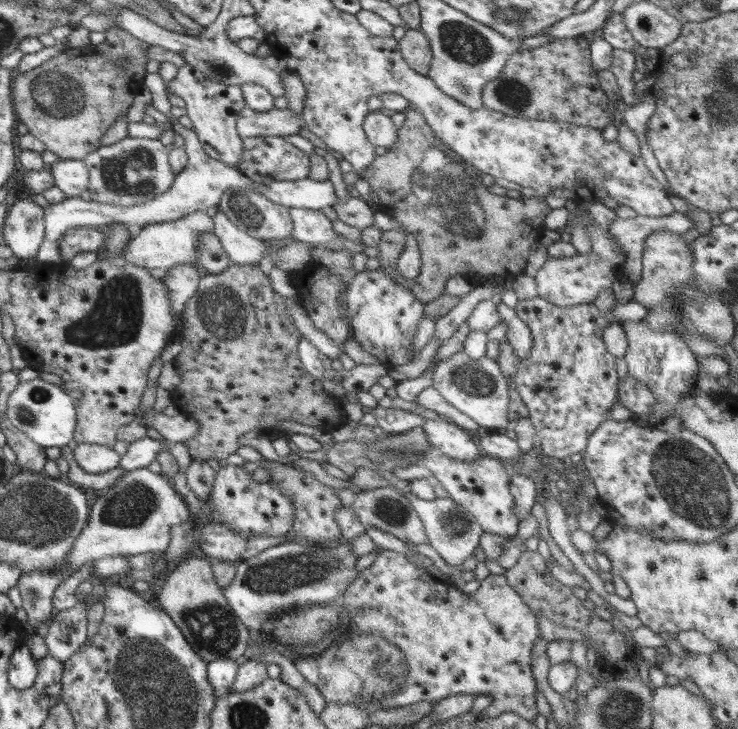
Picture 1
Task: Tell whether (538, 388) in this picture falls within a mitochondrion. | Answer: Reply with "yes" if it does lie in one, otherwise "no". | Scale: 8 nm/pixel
no

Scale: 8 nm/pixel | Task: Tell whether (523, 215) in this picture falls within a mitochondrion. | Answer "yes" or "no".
no

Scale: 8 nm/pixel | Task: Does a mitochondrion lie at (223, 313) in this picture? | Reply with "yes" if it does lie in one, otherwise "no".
yes

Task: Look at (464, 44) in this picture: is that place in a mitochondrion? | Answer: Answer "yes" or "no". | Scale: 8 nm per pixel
yes

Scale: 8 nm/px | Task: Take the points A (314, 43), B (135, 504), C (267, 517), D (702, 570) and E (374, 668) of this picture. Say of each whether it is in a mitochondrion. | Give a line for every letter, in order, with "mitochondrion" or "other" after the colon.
A: other
B: mitochondrion
C: other
D: mitochondrion
E: mitochondrion

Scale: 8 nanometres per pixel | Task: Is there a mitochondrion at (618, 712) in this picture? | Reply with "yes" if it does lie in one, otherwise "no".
yes

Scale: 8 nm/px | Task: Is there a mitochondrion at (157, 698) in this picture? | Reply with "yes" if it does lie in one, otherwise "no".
yes

